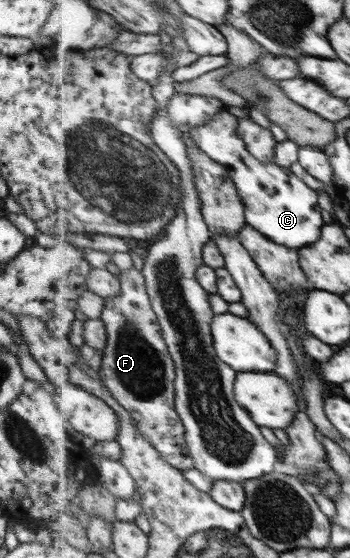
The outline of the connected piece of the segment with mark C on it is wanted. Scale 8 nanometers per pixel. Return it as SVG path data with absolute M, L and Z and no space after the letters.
M207 124L193 128L193 141L209 154L209 157L220 162L229 170L229 175L236 182L245 203L245 217L249 225L267 235L279 245L287 245L299 251L311 243L319 241L325 219L319 207L317 190L303 183L291 168L277 165L275 162L264 162L257 158L247 146L240 133L223 133L215 131Z

